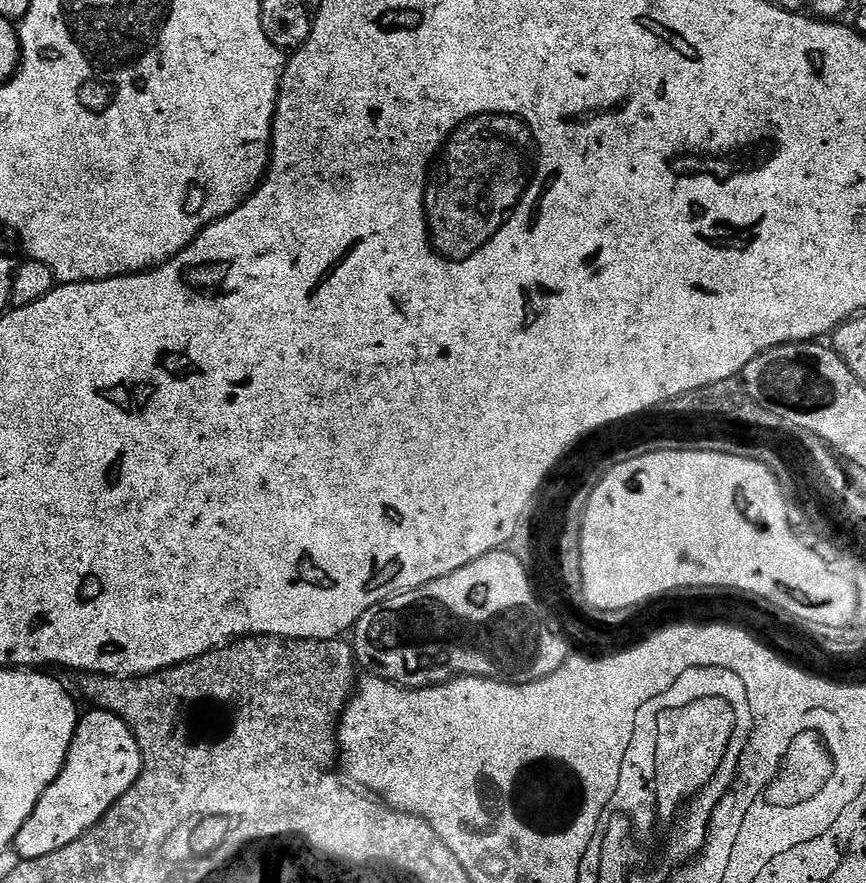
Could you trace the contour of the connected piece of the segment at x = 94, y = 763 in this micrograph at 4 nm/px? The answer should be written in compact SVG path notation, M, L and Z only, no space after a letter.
M103 710L88 711L92 712L85 716L83 713L76 721L76 733L58 778L42 794L38 806L32 811L32 816L26 818L22 830L18 830L14 850L21 860L42 858L46 854L54 854L54 850L62 850L62 846L70 846L70 842L91 830L116 805L118 798L122 798L122 794L134 786L138 774L144 768L144 756L140 753L138 742L122 718Z

